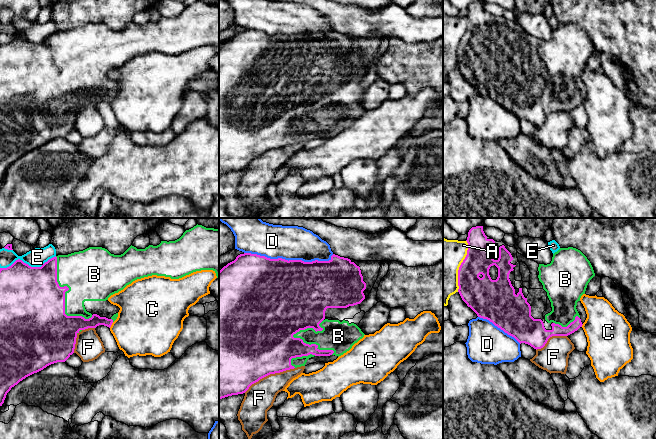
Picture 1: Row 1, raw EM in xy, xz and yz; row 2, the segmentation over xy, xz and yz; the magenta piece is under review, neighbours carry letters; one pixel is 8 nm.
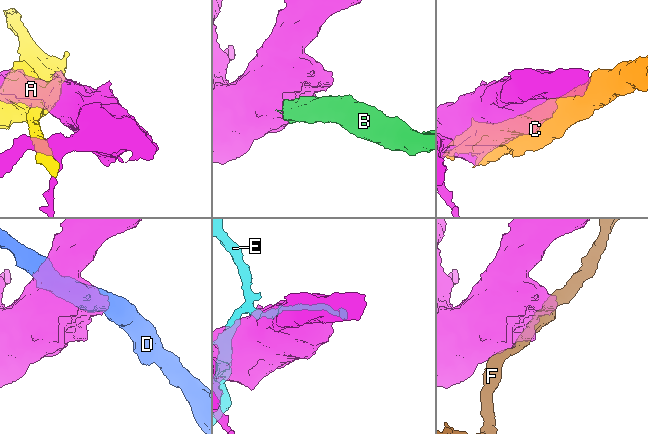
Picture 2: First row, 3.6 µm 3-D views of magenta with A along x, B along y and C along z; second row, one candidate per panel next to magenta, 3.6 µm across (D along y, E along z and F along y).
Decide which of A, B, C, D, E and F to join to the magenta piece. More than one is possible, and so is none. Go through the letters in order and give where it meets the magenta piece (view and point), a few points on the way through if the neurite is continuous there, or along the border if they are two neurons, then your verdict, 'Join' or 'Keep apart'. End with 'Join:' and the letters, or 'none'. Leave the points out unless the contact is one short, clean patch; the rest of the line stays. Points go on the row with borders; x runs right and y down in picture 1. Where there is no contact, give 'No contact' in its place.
A: Touches magenta at yz (460, 266). Keep apart
B: Touches magenta at xy (64, 294). Join
C: Touches magenta at xy (111, 324). Keep apart
D: Touches magenta at xz (289, 260). Keep apart
E: Touches magenta at xy (27, 264). Keep apart
F: Touches magenta at xz (269, 374). Keep apart
Join: B

